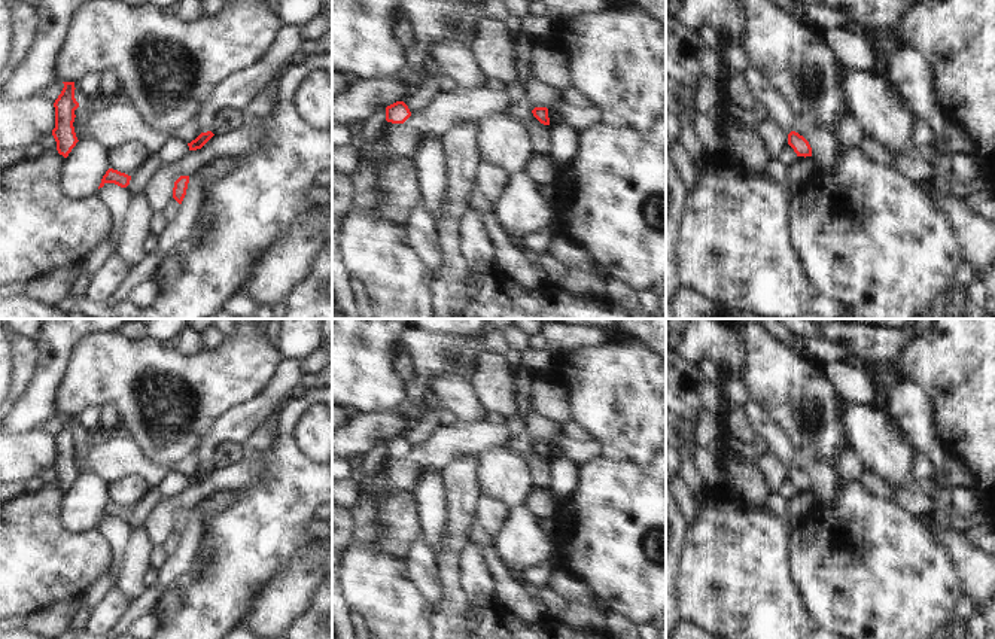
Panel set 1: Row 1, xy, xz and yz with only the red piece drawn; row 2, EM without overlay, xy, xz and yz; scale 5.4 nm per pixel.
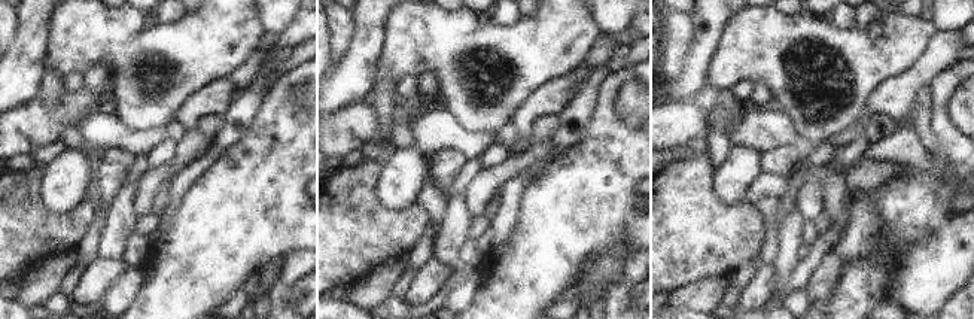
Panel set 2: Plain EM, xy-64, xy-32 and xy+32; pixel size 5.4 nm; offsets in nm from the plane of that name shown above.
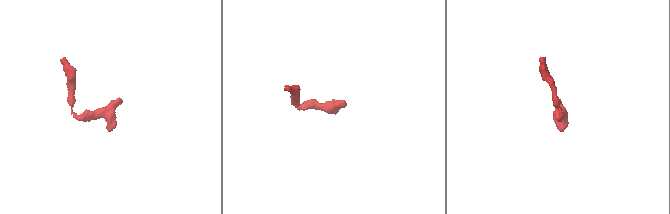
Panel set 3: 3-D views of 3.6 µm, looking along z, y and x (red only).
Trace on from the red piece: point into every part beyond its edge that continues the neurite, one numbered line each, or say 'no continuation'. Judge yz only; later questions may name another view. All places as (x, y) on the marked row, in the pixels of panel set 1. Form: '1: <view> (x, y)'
1: yz (772, 99)

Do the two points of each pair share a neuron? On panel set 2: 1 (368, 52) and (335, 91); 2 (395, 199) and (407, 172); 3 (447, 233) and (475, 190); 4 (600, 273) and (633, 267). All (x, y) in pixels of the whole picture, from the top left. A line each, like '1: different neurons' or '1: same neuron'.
1: same neuron
2: same neuron
3: different neurons
4: different neurons

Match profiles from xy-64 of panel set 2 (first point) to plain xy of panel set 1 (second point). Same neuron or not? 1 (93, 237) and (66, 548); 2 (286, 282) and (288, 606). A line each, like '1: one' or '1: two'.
1: two
2: two

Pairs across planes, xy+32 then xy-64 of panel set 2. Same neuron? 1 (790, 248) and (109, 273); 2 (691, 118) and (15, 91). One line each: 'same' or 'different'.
1: different
2: different

